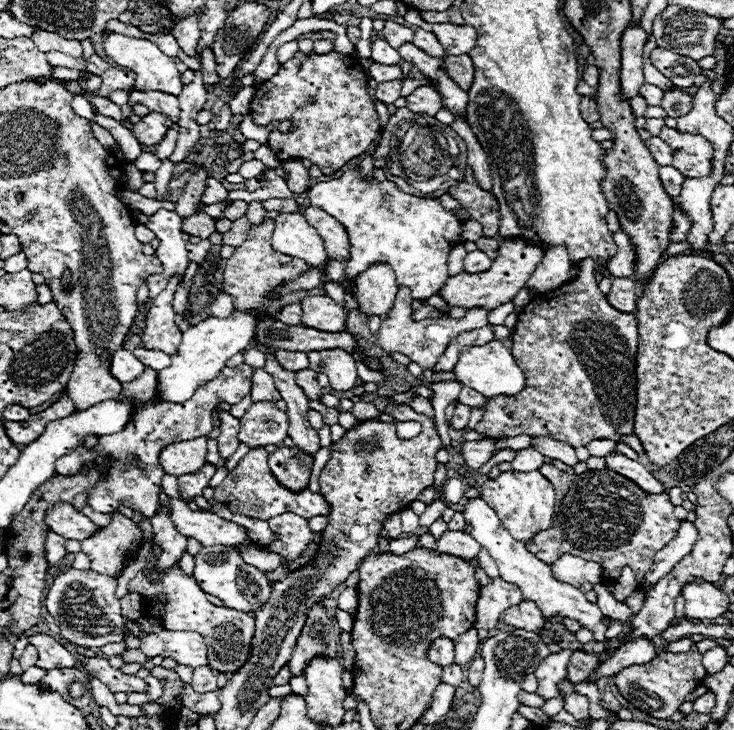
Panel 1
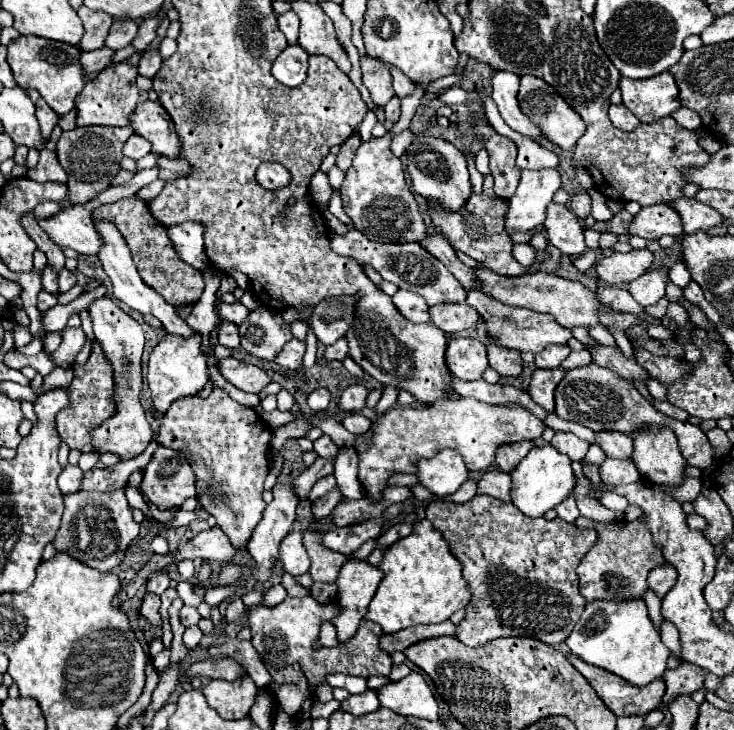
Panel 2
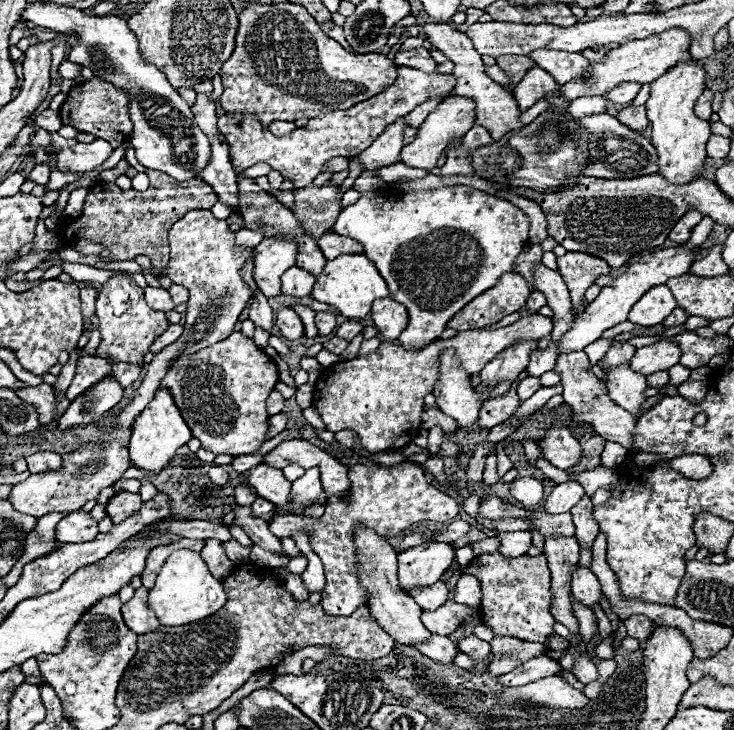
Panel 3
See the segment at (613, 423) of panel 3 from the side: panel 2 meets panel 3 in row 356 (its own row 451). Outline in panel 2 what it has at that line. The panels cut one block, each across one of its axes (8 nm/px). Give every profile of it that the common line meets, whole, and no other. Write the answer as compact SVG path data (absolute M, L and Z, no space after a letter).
M556 432L550 444L552 444L558 452L568 454L568 456L570 456L572 460L576 460L576 462L580 462L580 460L586 456L588 448L590 448L590 442L580 440L578 436L574 436L574 434L570 434L570 432Z

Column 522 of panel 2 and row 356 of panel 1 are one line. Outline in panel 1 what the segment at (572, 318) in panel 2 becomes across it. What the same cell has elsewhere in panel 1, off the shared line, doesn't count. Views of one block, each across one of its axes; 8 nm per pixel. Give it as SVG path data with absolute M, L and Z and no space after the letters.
M276 350L274 352L276 360L280 362L280 366L284 366L286 370L298 372L298 370L306 370L308 368L308 356L302 352L288 352L288 350Z

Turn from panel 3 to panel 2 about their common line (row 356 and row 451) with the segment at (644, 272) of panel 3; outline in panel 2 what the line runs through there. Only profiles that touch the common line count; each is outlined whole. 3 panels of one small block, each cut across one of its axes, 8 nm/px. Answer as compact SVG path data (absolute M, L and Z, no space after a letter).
M552 444L534 446L528 452L528 456L518 462L510 478L512 478L512 488L510 488L512 504L530 518L542 516L546 510L558 506L570 494L570 490L574 490L574 470L570 468L570 458L566 454L560 454L556 448L552 448Z

